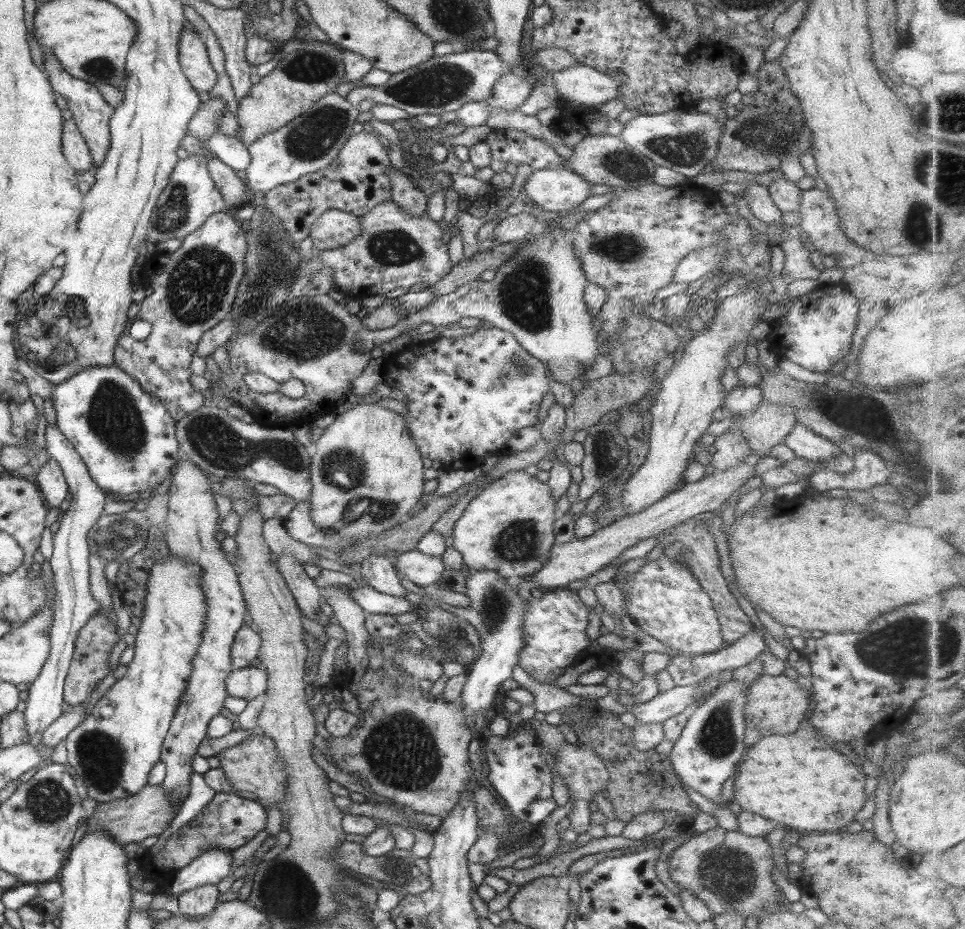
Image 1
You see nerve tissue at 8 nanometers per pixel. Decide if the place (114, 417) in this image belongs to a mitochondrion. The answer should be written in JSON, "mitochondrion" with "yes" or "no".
{"mitochondrion":"yes"}

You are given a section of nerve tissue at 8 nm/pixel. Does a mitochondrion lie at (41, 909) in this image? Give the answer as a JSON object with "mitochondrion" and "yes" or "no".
{"mitochondrion":"no"}

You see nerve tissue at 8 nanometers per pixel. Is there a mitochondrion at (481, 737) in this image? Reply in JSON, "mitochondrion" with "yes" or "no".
{"mitochondrion":"no"}

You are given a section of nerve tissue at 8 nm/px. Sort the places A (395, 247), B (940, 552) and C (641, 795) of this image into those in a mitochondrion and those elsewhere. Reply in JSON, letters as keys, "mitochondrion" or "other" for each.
{"A":"mitochondrion","B":"other","C":"other"}

